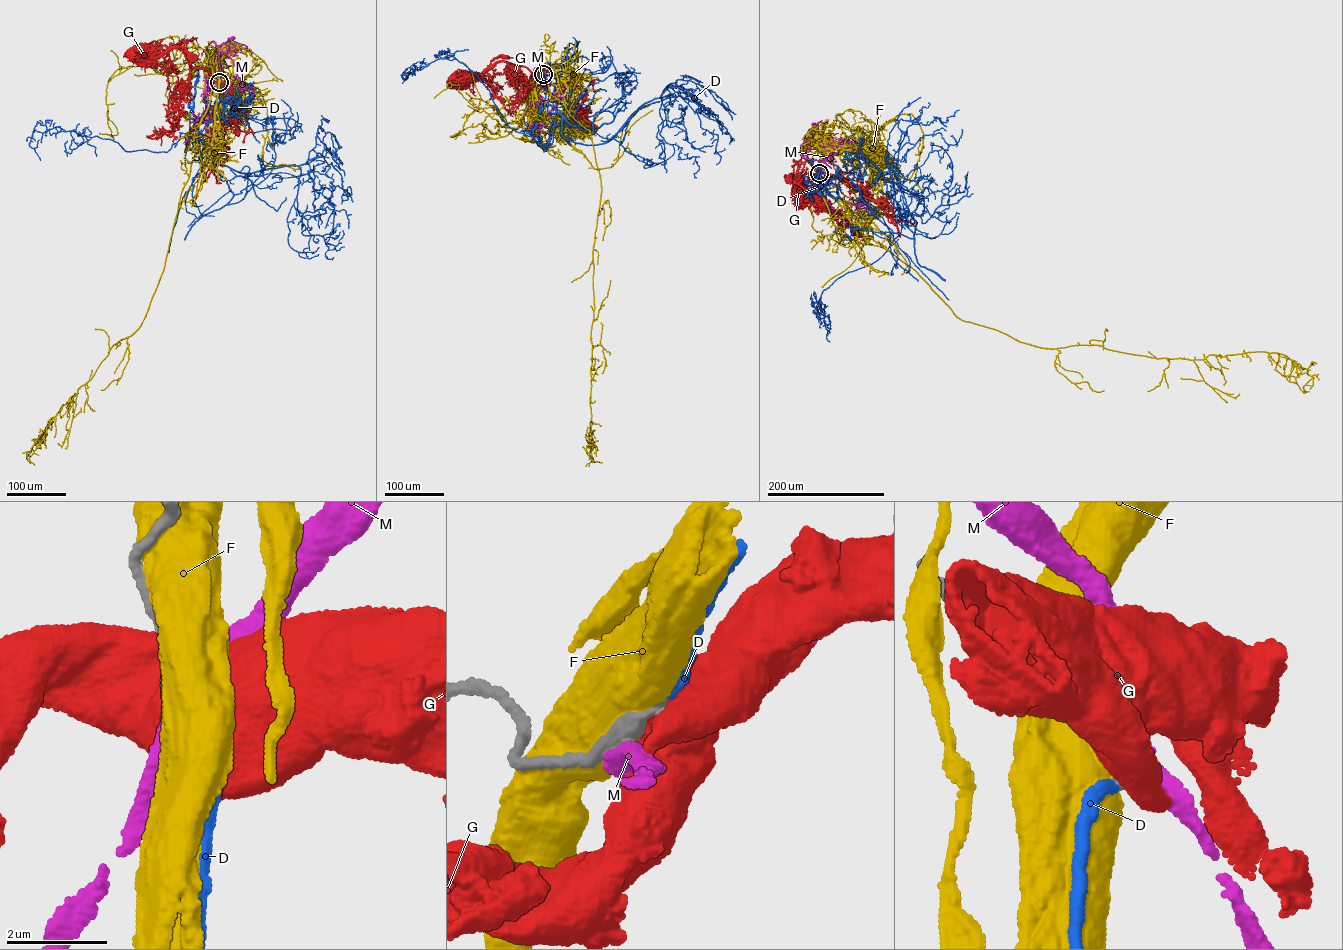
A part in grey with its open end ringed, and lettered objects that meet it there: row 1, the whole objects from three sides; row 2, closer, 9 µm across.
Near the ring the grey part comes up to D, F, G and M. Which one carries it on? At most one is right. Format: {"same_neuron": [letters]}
{"same_neuron": ["D"]}

